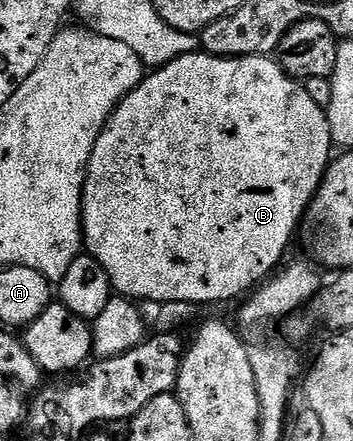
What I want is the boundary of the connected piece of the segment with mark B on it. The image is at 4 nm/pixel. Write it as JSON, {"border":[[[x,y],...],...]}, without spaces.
{"border":[[[199,51],[192,55],[184,55],[180,59],[172,59],[172,63],[155,68],[143,76],[142,81],[130,94],[125,97],[118,106],[114,108],[114,114],[106,120],[106,126],[102,128],[102,134],[96,139],[90,165],[86,168],[86,182],[82,188],[82,236],[84,238],[84,249],[89,256],[94,257],[104,271],[108,271],[111,290],[115,294],[129,297],[135,302],[156,301],[163,303],[165,301],[189,301],[194,302],[199,307],[205,307],[209,301],[230,301],[233,297],[241,298],[249,294],[256,286],[259,286],[274,270],[279,268],[278,264],[282,256],[286,253],[286,248],[290,245],[290,240],[295,240],[296,230],[299,228],[302,220],[302,214],[310,206],[310,201],[314,193],[320,187],[322,177],[326,174],[326,167],[332,160],[332,142],[330,140],[330,122],[326,120],[326,110],[316,107],[308,95],[305,84],[299,83],[295,78],[286,74],[277,60],[265,57],[213,57],[212,54],[205,51]]]}

